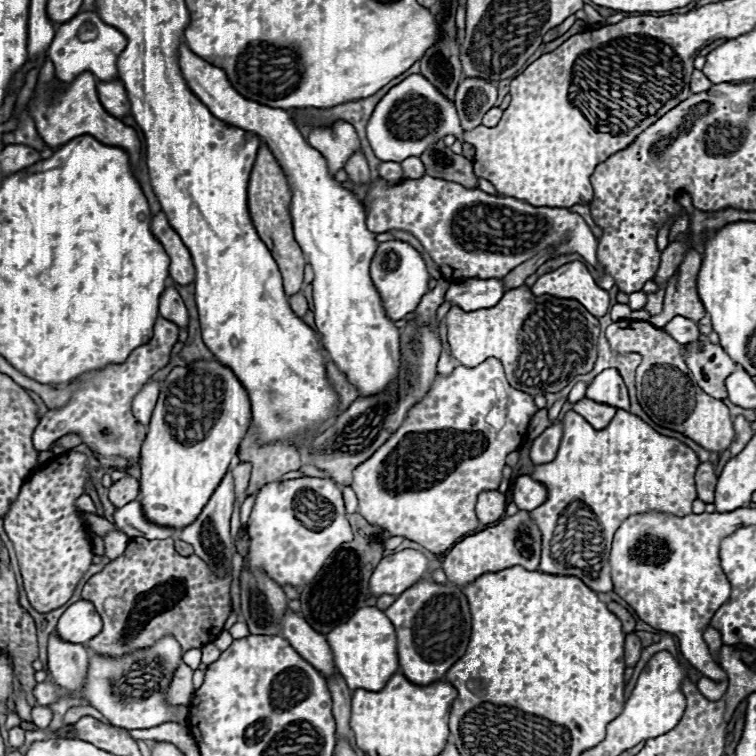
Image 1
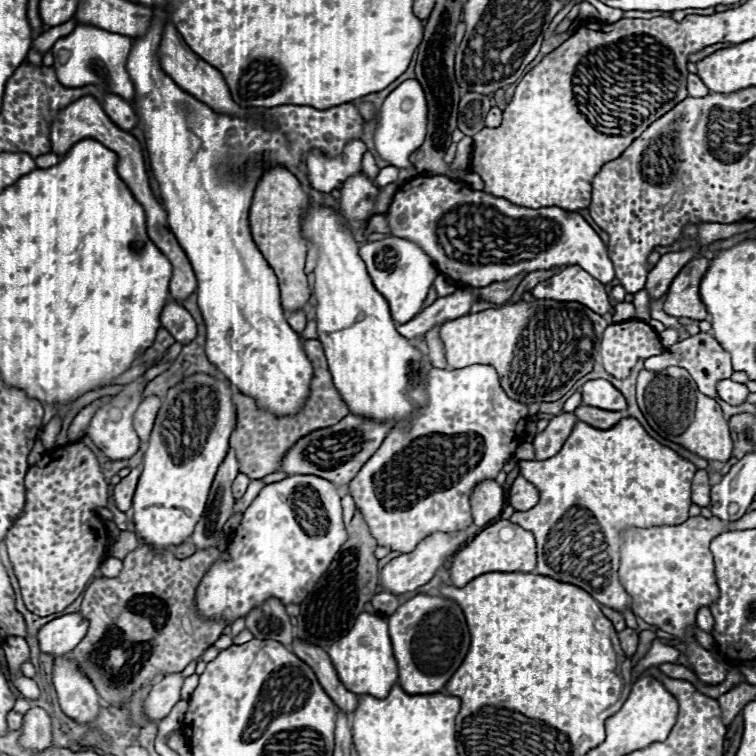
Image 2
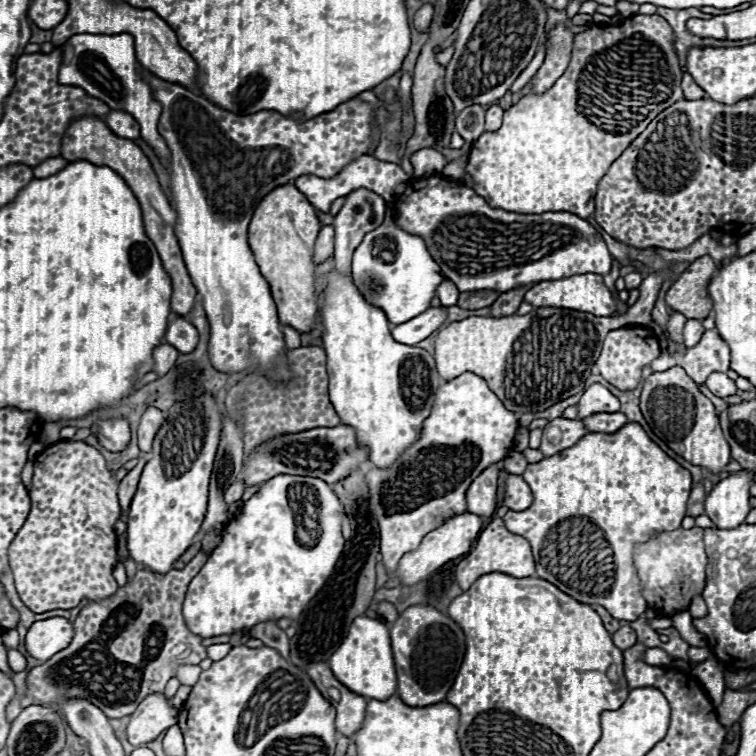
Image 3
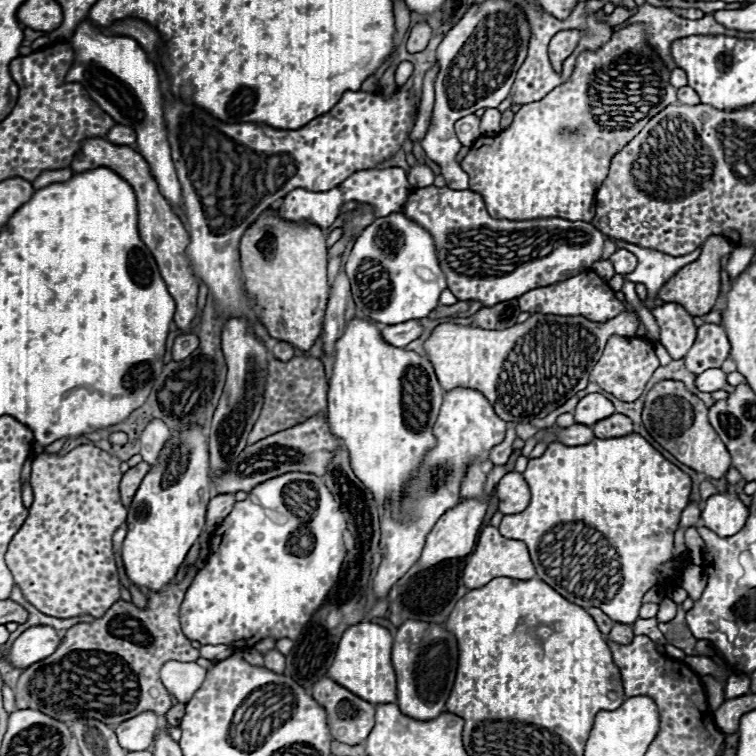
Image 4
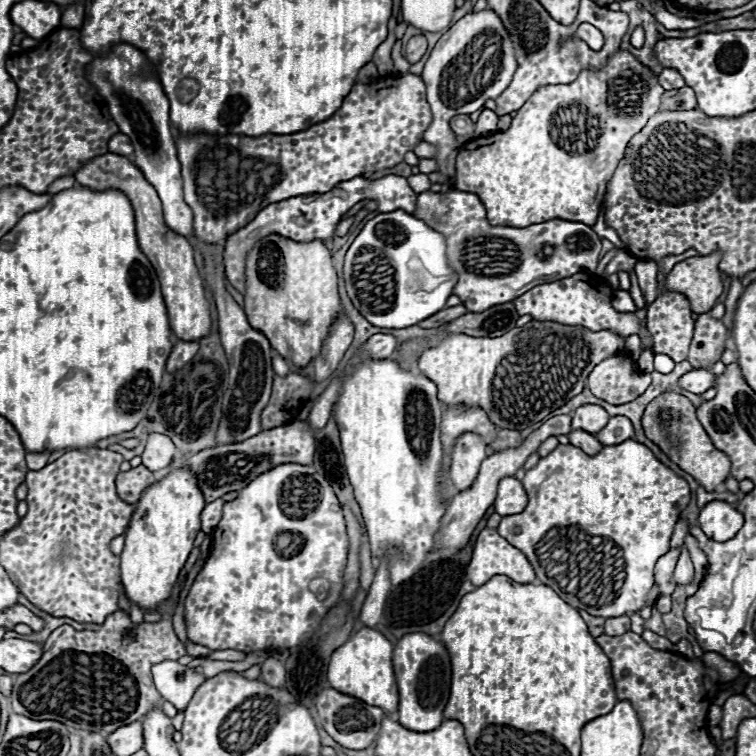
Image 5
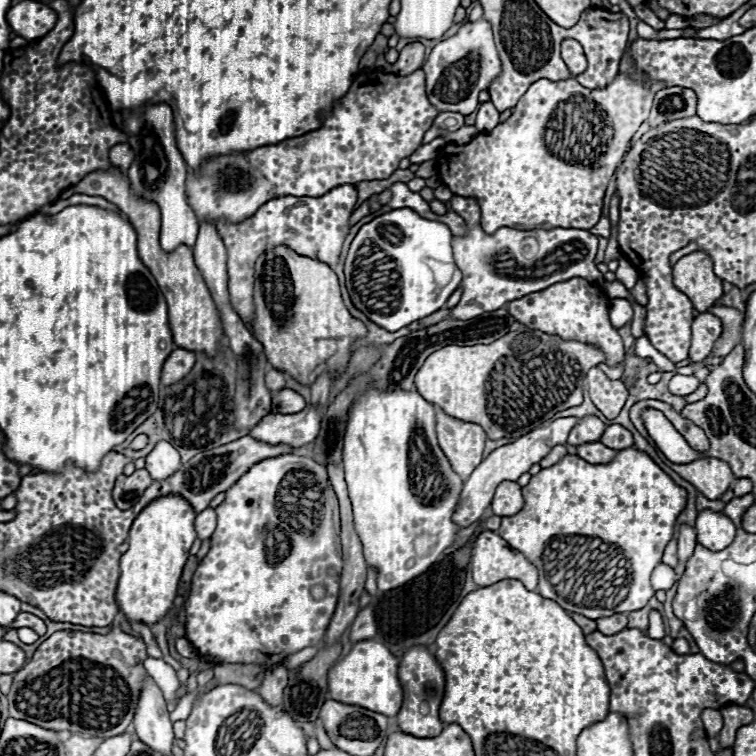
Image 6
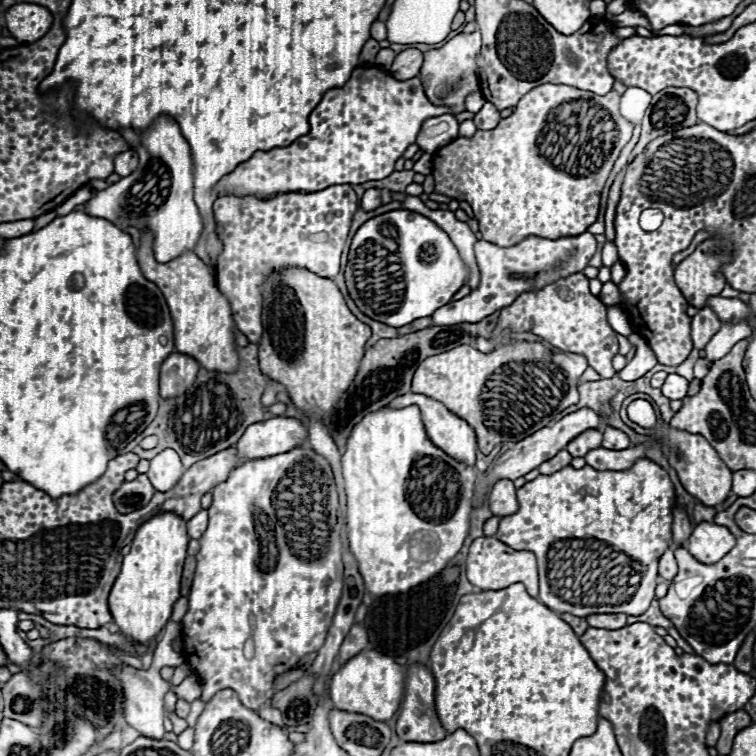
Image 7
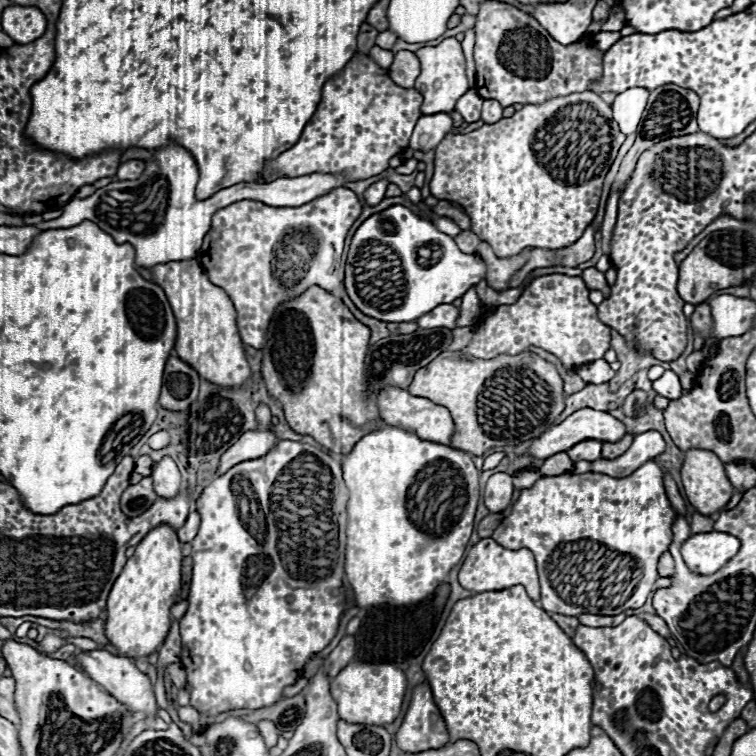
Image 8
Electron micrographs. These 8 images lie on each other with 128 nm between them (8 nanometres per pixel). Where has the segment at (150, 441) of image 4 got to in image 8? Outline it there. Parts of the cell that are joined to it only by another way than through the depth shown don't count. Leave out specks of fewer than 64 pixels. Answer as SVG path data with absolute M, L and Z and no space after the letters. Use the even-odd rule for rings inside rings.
M164 456L160 462L156 462L150 476L154 480L154 490L156 490L158 496L172 498L180 492L182 476L180 476L176 462L170 456Z

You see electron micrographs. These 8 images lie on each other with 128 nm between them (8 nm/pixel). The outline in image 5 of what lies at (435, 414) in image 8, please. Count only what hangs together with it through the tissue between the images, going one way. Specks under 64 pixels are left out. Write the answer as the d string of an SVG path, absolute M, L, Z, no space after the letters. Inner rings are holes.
M462 434L452 450L452 466L450 466L450 478L458 492L468 490L480 470L482 460L486 458L484 452L486 444L482 442L482 436L478 434Z

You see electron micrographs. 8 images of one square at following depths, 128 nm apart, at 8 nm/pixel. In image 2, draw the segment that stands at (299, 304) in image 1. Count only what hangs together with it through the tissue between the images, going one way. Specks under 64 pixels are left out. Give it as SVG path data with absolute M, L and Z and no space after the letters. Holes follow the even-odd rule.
M300 308L300 310L294 310L294 312L286 312L286 320L296 332L302 332L304 326L306 326L306 310Z

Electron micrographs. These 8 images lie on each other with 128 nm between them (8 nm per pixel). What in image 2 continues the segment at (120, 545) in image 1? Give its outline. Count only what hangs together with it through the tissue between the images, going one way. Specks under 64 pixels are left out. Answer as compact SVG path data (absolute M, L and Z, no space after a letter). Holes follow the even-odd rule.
M110 556L110 558L100 566L102 576L116 576L120 570L122 570L122 560L120 560L120 558L114 558L114 556Z

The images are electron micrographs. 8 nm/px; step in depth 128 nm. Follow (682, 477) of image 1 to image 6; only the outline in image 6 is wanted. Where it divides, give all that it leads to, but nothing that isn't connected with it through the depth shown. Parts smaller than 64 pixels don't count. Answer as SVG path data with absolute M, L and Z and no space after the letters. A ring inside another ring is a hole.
M630 446L630 448L618 450L614 460L608 462L608 464L588 464L586 460L582 460L576 454L566 454L554 466L542 468L536 476L532 476L530 482L522 488L522 496L526 500L524 508L518 514L514 514L514 516L504 516L502 524L498 528L498 534L510 544L510 548L522 552L534 566L538 566L538 570L540 570L540 594L544 598L556 600L568 612L578 612L578 614L582 614L582 616L586 616L590 620L598 620L598 618L606 618L606 616L612 616L612 614L640 610L654 596L654 590L650 586L650 574L656 568L656 564L662 560L666 544L672 540L676 518L686 506L686 496L688 494L686 494L684 488L674 484L674 480L646 452L636 450L636 448ZM554 536L566 536L566 542L568 540L572 542L572 538L588 538L588 540L592 537L602 538L606 544L616 544L622 550L622 554L630 562L632 580L628 584L628 588L630 588L628 596L617 607L612 608L612 612L608 612L608 608L574 606L574 604L570 604L568 600L564 600L564 598L560 598L556 594L554 586L546 578L546 570L542 568L544 552L550 546L550 538Z

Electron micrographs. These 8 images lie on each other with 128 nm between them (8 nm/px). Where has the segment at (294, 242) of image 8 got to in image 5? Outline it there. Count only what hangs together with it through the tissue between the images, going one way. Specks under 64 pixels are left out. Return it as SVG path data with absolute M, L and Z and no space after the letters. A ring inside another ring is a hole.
M388 174L376 180L368 180L362 176L356 176L352 180L346 180L344 184L338 184L336 188L332 188L326 194L308 194L308 196L294 196L288 200L280 200L276 204L266 206L264 210L258 212L258 216L246 224L244 228L240 228L236 234L228 236L226 240L226 250L224 250L224 264L226 264L226 276L230 280L230 284L244 292L244 258L248 254L248 250L252 248L252 244L268 234L280 234L284 238L296 240L296 242L310 242L310 240L332 240L334 238L334 230L340 222L340 218L360 200L376 200L380 202L380 212L388 214L394 210L404 210L404 212L414 212L416 206L416 192L412 192L412 188L408 186L404 176L396 176L396 174Z

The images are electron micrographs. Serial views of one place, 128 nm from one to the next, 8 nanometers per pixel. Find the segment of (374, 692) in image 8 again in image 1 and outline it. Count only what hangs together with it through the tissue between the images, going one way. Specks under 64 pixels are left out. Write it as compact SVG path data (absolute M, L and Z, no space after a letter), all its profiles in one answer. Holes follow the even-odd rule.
M360 608L346 622L336 626L328 634L328 644L334 654L334 664L338 672L348 682L350 690L370 690L380 692L390 676L398 670L396 654L396 632L388 616L378 608Z

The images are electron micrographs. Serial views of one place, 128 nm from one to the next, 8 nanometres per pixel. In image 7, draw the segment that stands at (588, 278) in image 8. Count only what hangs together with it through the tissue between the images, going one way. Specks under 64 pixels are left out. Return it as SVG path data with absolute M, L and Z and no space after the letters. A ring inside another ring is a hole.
M606 282L602 286L602 292L600 292L600 300L606 304L606 306L614 306L614 304L620 304L622 302L622 294L620 294L620 288L612 282Z

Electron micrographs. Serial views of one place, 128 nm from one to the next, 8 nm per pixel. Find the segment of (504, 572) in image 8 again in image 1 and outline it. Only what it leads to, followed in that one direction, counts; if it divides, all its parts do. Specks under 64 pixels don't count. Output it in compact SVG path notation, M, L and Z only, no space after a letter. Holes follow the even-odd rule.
M520 510L514 516L504 516L496 526L486 528L482 532L476 532L472 536L466 536L462 542L458 542L442 560L442 568L448 576L448 580L456 586L468 586L472 580L480 578L482 574L488 572L498 572L504 568L512 568L512 566L522 566L526 570L538 570L540 564L542 536L537 525L531 520L530 512ZM525 527L529 527L528 537L534 541L531 544L530 556L522 556L522 552L516 548L516 538L520 538L520 531Z

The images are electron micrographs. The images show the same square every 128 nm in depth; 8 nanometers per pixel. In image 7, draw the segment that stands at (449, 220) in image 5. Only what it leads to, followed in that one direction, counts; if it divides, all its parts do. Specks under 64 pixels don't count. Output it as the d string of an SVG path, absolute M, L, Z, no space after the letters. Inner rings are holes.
M584 232L580 236L564 236L560 240L528 236L522 242L508 248L500 248L492 242L478 240L474 244L476 262L480 268L478 288L474 288L466 298L450 302L444 308L438 308L432 314L432 324L434 326L454 326L464 322L474 324L476 320L482 320L484 316L490 316L492 312L512 304L516 296L520 296L520 292L530 292L532 288L544 288L544 284L552 284L560 278L582 272L588 266L594 252L596 252L596 240L594 234L590 232Z

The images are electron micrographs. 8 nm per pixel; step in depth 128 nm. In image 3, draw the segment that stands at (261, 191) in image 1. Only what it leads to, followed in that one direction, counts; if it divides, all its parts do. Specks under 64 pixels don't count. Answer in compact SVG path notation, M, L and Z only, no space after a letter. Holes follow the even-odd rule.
M282 184L268 192L268 196L264 196L256 206L248 230L248 244L262 276L270 284L278 318L282 324L290 324L298 332L310 332L318 312L314 294L316 266L312 264L312 250L318 232L320 222L316 218L316 210L294 184Z

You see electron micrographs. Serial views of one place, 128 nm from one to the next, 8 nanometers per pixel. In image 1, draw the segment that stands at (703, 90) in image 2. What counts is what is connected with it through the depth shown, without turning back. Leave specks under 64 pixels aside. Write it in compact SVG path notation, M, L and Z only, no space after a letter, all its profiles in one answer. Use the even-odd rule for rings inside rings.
M694 70L692 74L692 82L690 82L690 90L692 92L702 92L702 90L708 90L712 86L712 82L704 76L702 70Z

